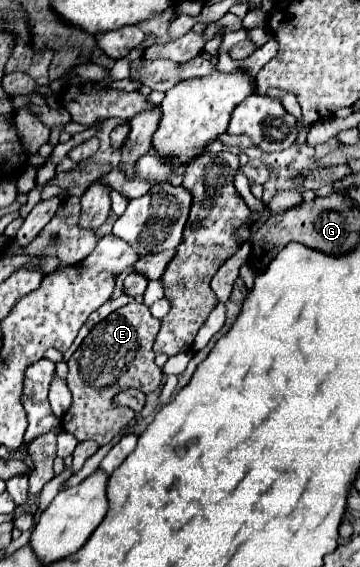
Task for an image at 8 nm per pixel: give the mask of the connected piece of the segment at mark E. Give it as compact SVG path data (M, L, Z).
M128 303L120 309L116 309L114 313L110 313L104 321L100 321L96 327L92 327L92 331L86 335L86 339L82 341L82 345L72 353L72 357L68 359L68 389L72 391L72 407L68 409L68 413L62 419L62 427L64 431L70 431L78 441L86 441L92 439L98 445L106 445L114 435L118 435L118 431L122 431L130 419L124 419L124 407L118 407L114 403L114 397L130 387L142 389L144 393L156 391L162 383L162 369L154 363L154 351L152 351L152 343L158 335L160 329L160 321L156 317L152 317L150 309L144 303Z

